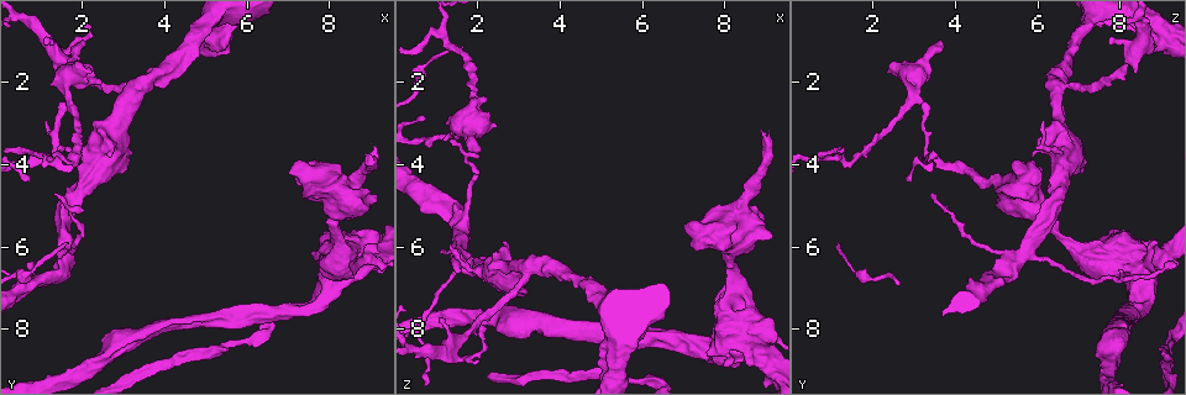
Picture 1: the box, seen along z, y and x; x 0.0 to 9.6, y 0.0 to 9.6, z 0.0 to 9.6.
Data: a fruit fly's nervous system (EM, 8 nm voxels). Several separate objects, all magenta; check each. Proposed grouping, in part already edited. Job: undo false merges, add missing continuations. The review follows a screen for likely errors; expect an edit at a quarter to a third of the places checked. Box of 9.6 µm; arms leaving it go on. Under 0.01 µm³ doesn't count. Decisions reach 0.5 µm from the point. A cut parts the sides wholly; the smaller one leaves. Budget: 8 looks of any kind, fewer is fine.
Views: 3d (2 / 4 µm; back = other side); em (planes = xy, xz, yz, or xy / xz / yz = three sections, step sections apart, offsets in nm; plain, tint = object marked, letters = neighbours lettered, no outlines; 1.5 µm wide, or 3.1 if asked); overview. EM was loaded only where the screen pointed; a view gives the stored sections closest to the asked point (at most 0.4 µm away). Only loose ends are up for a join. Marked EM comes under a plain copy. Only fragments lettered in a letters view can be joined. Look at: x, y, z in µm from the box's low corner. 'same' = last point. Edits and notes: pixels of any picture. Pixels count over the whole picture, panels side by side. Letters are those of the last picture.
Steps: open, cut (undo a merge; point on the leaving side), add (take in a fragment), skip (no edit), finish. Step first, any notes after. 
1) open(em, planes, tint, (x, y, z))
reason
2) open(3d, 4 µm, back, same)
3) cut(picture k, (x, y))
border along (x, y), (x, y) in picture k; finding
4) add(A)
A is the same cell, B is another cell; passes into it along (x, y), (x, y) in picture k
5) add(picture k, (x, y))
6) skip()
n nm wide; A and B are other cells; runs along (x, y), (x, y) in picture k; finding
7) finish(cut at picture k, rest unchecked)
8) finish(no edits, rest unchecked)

open(3d, 4 µm, (1.95, 0.95, 3.65))
branch stops here

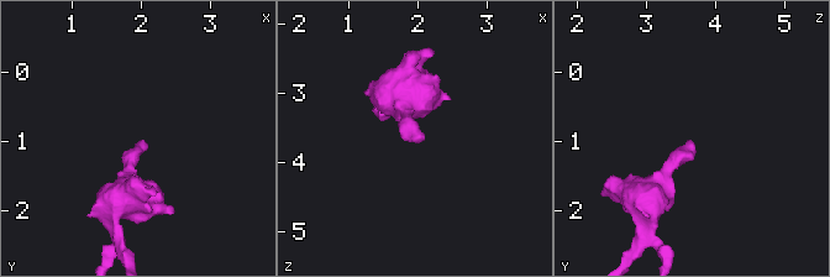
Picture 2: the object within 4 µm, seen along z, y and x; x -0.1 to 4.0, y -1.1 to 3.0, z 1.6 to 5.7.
open(em, planes, letters, (2.00, 0.95, 3.60))
need the tissue

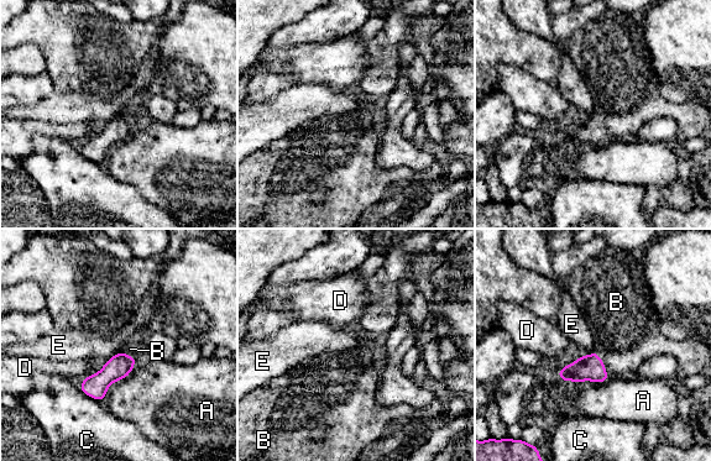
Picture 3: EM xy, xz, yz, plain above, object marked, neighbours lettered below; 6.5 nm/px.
add(B)
B is the same cell, A, C, D and E are other cells; the neuron continues

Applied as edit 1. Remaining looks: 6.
open(em, xz, step 8, letters, (3.25, 2.10, 6.45))
arms run side by side

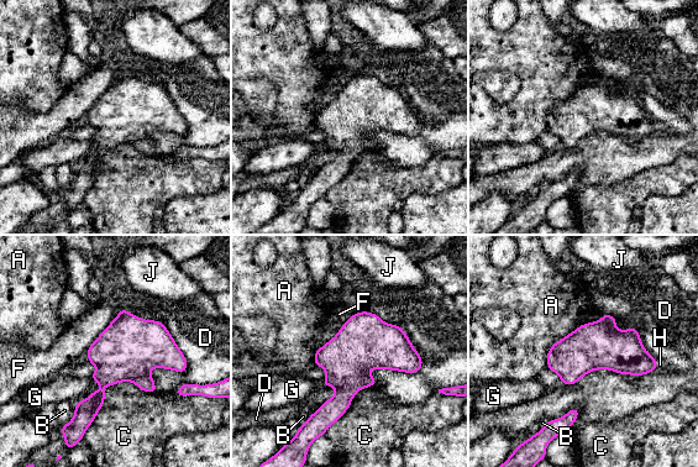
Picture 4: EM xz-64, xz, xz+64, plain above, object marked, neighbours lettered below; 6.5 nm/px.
skip()
A, B, C, D, F, G, H and J are other cells; border along (657, 366), (561, 384) in picture 4; continuous, no second neuron

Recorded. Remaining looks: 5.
open(em, planes, letters, (0.70, 4.40, 2.85))

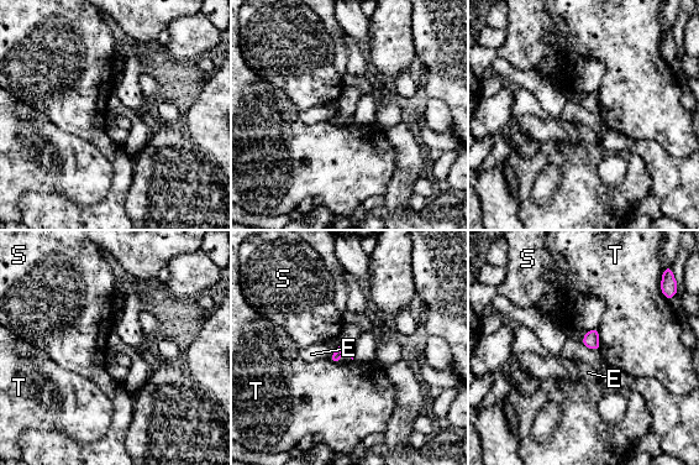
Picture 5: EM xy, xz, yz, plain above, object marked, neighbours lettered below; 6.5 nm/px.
skip()
70 nm wide; E, S and T are other cells; border along (339, 346), (327, 358) in picture 5; no lettered fragment goes on from it

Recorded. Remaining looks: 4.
finish(add at picture 3, rest unchecked)

